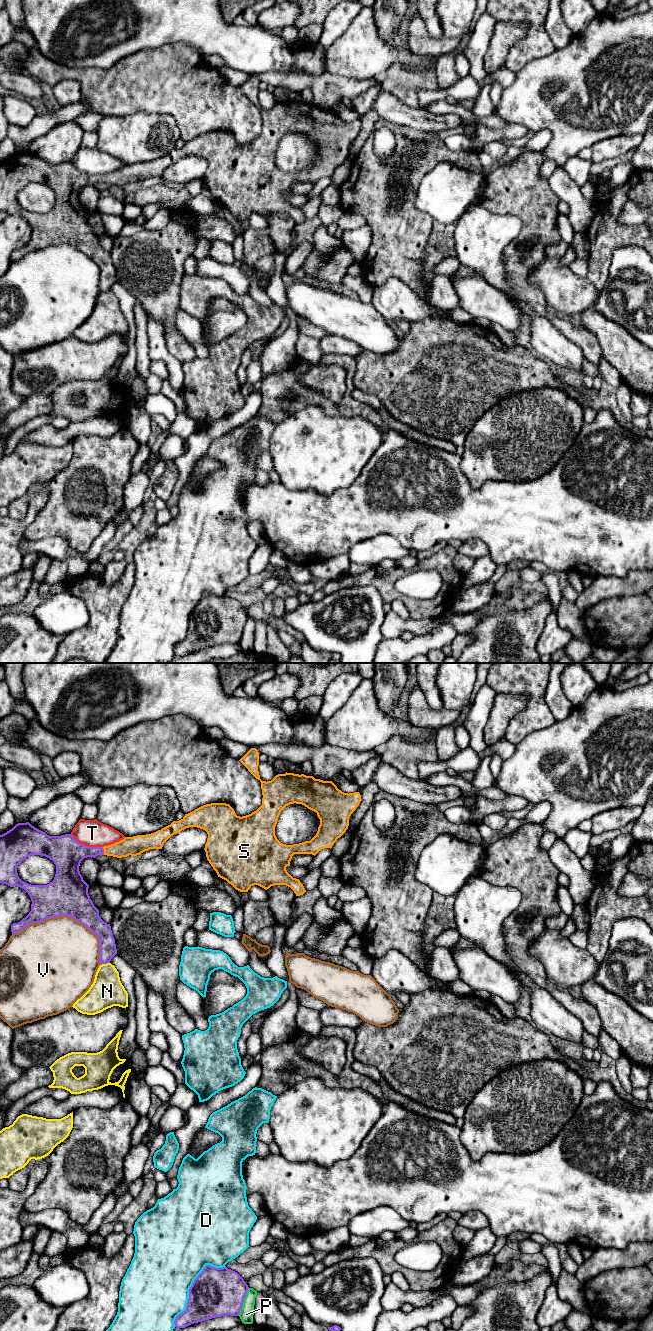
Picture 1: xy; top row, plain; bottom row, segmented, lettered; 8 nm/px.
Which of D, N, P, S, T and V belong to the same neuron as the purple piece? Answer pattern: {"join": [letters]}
{"join": ["S"]}

